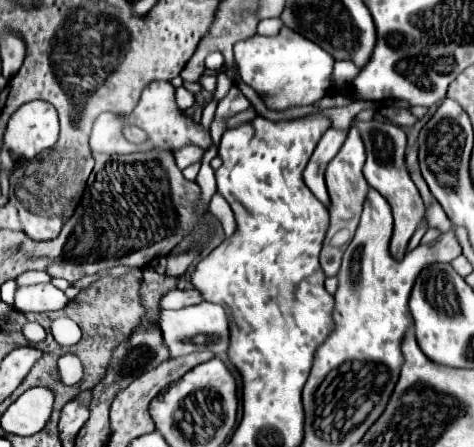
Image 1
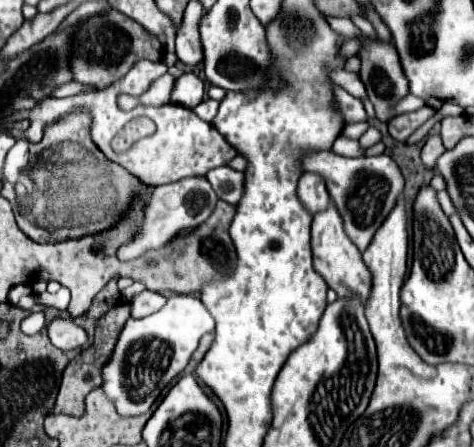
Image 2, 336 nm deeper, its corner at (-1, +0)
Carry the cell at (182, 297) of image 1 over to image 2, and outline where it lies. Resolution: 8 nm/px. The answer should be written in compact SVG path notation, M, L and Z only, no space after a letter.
M144 290L142 294L138 294L134 300L132 300L132 318L144 318L148 314L154 314L158 312L162 306L166 304L166 296L158 294L158 292L150 292L150 290Z

